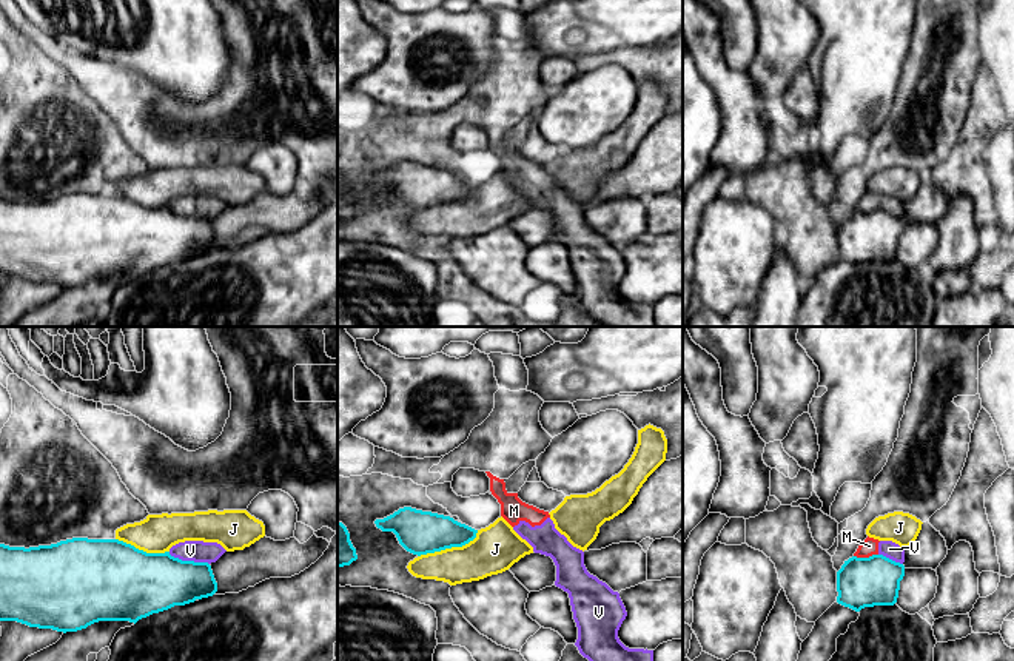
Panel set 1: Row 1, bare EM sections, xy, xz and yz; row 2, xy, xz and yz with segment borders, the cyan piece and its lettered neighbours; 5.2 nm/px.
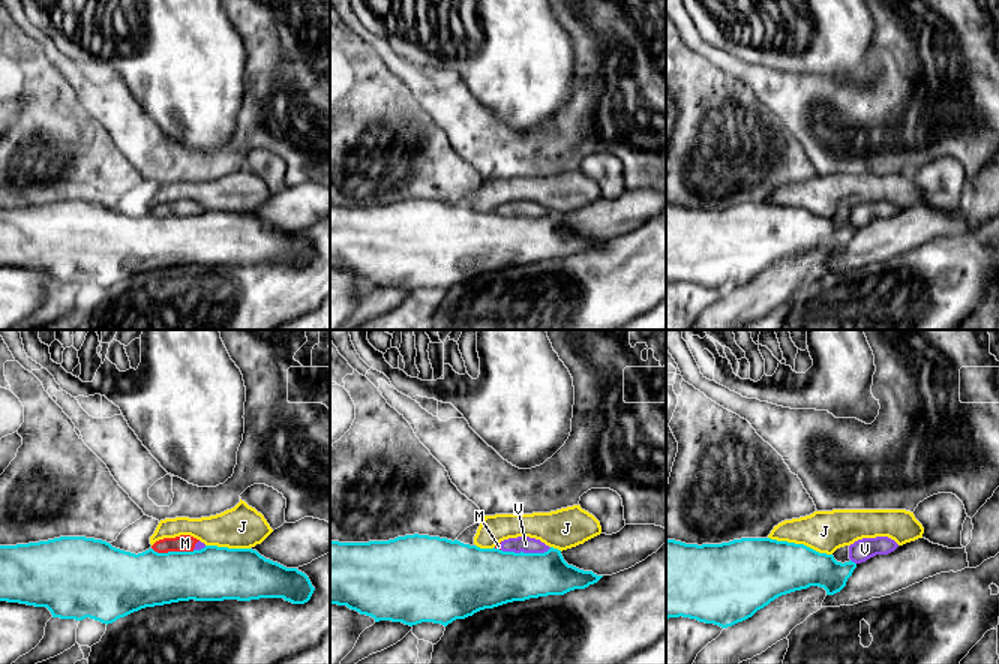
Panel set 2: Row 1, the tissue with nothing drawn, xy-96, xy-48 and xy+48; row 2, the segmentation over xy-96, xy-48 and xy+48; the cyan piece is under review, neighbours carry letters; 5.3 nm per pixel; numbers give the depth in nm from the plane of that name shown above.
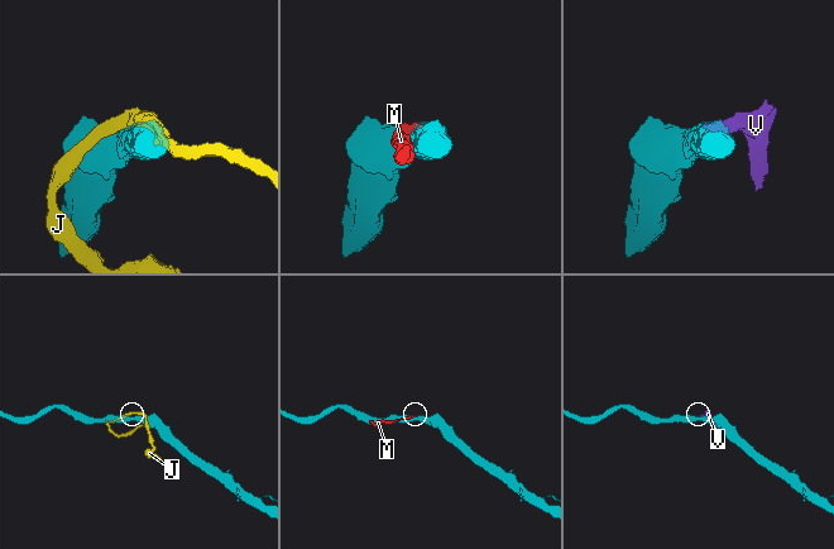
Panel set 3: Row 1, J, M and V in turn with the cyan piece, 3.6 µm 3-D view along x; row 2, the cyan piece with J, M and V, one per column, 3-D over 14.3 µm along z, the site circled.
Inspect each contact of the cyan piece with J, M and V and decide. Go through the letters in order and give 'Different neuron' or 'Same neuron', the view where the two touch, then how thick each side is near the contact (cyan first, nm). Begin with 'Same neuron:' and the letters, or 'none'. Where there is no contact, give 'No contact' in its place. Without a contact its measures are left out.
Same neuron: none
J: Different neuron. Touches cyan in xz. Thickness 220 nm (cyan) against 240 nm
M: Different neuron. Touches cyan in yz. Thickness 260 nm (cyan) against 90 nm
V: Different neuron. Touches cyan in xy. Thickness 320 nm (cyan) against 110 nm

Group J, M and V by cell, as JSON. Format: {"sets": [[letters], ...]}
{"sets": [["J"], ["M", "V"]]}

